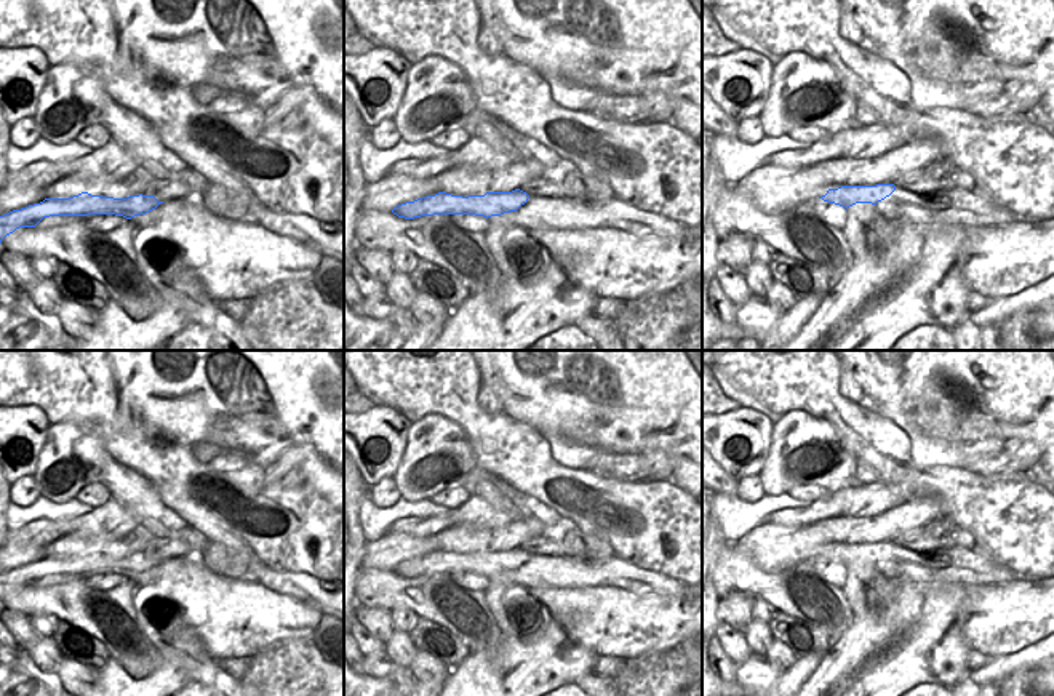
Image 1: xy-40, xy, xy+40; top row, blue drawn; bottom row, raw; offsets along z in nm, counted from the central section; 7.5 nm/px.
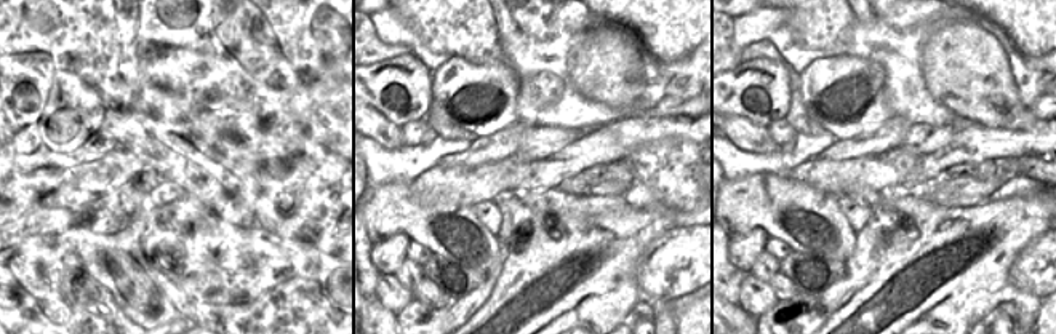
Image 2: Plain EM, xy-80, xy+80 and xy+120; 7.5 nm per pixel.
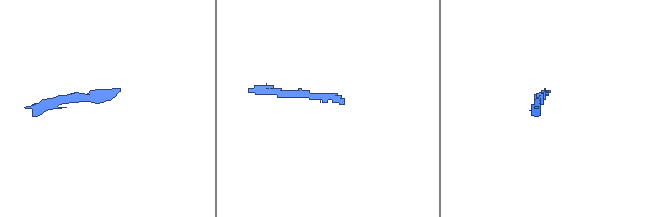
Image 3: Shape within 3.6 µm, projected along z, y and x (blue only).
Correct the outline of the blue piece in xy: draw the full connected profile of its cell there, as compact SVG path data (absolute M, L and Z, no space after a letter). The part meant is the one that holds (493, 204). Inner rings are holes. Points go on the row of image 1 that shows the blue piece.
M520 189L512 192L486 192L485 195L451 195L446 192L438 192L435 195L427 195L414 202L406 202L392 210L393 214L405 219L414 219L421 216L433 214L475 214L483 218L494 218L497 222L504 224L505 229L510 227L526 227L526 229L597 229L597 227L613 227L627 230L637 237L645 235L661 235L670 237L673 240L683 240L689 230L696 227L688 227L670 218L654 214L651 211L638 210L629 203L619 202L616 197L606 203L589 205L587 208L574 208L569 214L550 214L550 224L547 226L539 216L517 216L515 211L528 202L529 195Z

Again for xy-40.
M82 192L69 198L45 198L40 203L13 210L0 216L0 243L19 227L35 227L43 218L50 216L88 216L115 214L131 219L155 210L160 203L154 195L130 195L114 198Z

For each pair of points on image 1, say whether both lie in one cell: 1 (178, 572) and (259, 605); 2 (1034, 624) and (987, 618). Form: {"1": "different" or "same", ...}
{"1": "same", "2": "same"}

